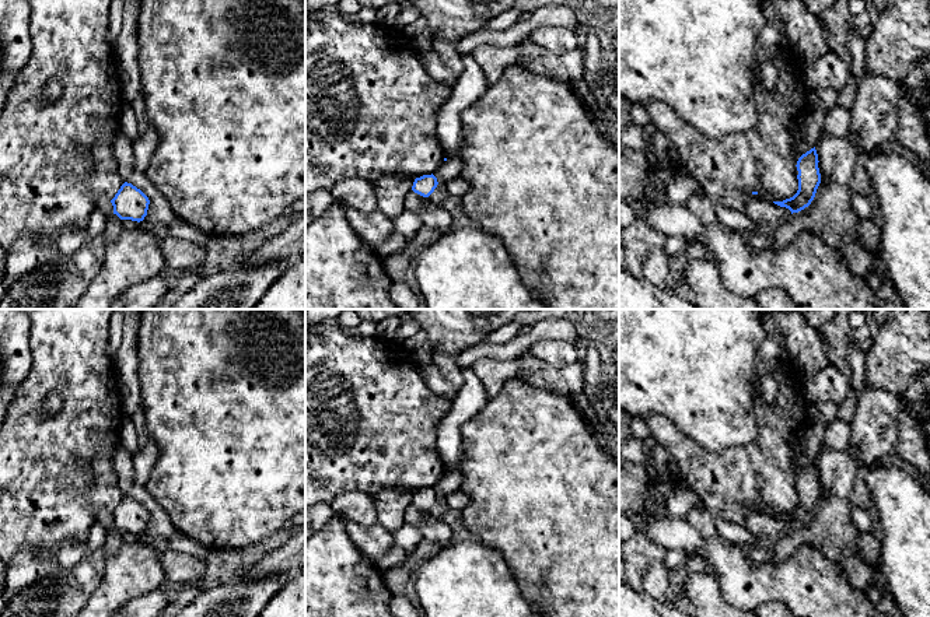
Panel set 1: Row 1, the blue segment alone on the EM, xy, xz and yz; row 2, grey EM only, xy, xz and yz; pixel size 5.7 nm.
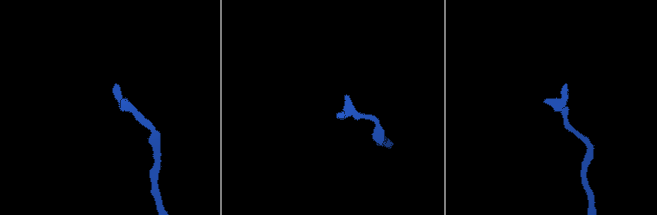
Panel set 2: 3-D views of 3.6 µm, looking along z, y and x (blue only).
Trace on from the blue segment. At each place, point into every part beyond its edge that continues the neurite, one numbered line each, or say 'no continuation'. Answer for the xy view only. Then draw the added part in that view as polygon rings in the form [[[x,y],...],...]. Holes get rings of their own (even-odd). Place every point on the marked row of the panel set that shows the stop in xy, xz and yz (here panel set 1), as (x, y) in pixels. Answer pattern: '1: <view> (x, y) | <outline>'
no continuation

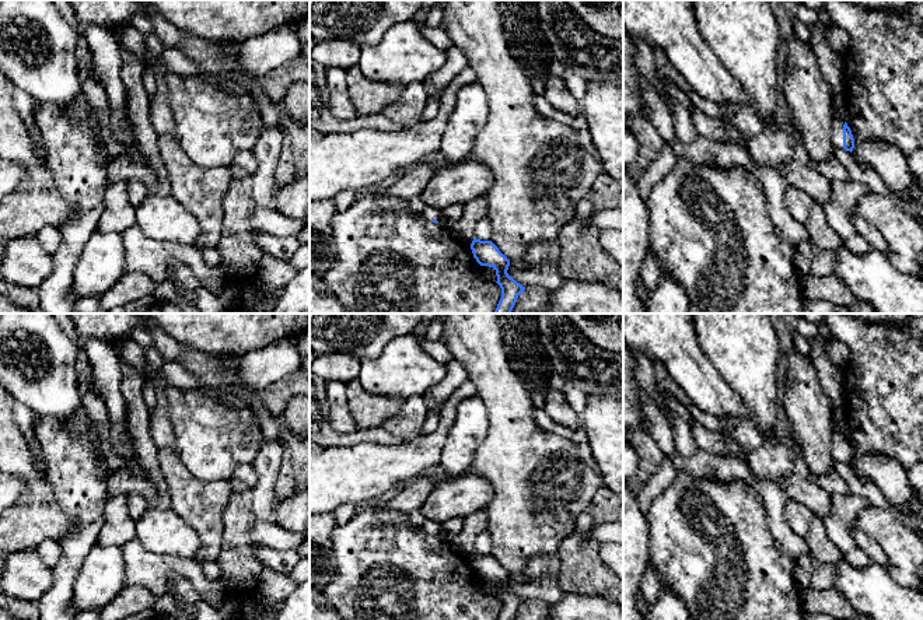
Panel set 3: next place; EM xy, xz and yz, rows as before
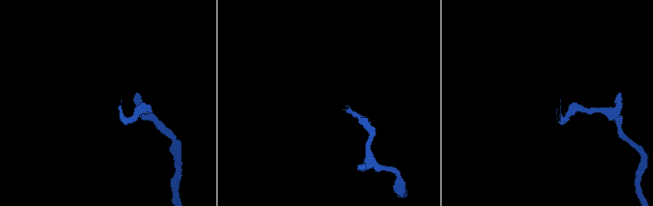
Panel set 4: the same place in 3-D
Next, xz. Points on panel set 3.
1: xz (429, 213) | [[[426,206],[426,209],[422,211],[422,216],[427,220],[427,221],[441,221],[443,220],[443,210],[438,210],[436,207],[430,207]]]

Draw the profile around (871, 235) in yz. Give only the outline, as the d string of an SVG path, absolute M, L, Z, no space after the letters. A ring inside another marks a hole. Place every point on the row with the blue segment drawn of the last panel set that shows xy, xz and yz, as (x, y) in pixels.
M854 209L852 214L853 224L870 245L870 251L887 252L887 245L880 232L870 225Z

